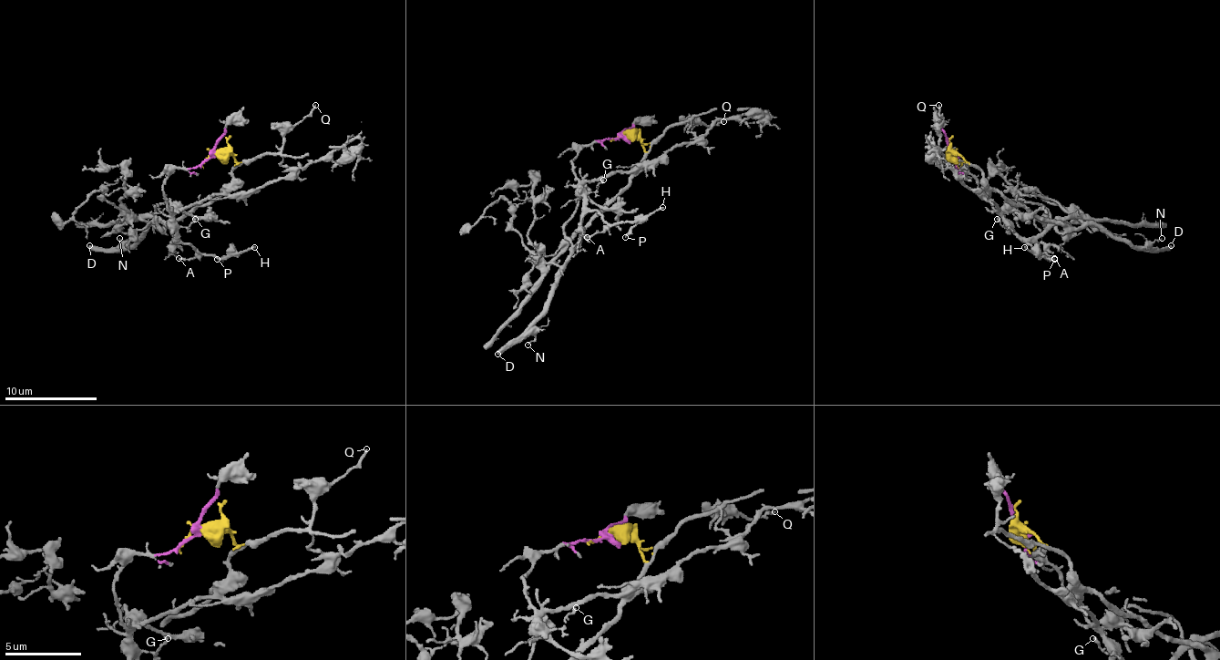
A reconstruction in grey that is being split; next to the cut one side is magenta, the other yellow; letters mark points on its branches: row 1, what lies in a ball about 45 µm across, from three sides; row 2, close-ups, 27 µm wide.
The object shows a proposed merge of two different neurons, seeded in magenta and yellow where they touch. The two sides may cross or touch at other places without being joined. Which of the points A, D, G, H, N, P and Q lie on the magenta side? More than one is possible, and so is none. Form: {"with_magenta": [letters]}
{"with_magenta": ["A", "G", "H", "P"]}

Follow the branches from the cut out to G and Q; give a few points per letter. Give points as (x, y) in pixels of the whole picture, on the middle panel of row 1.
G: (623, 135), (587, 144), (570, 160), (575, 176), (589, 192), (596, 190), (602, 179)
Q: (623, 135), (632, 135), (644, 147), (653, 144), (671, 126), (691, 121), (709, 126), (722, 121)

